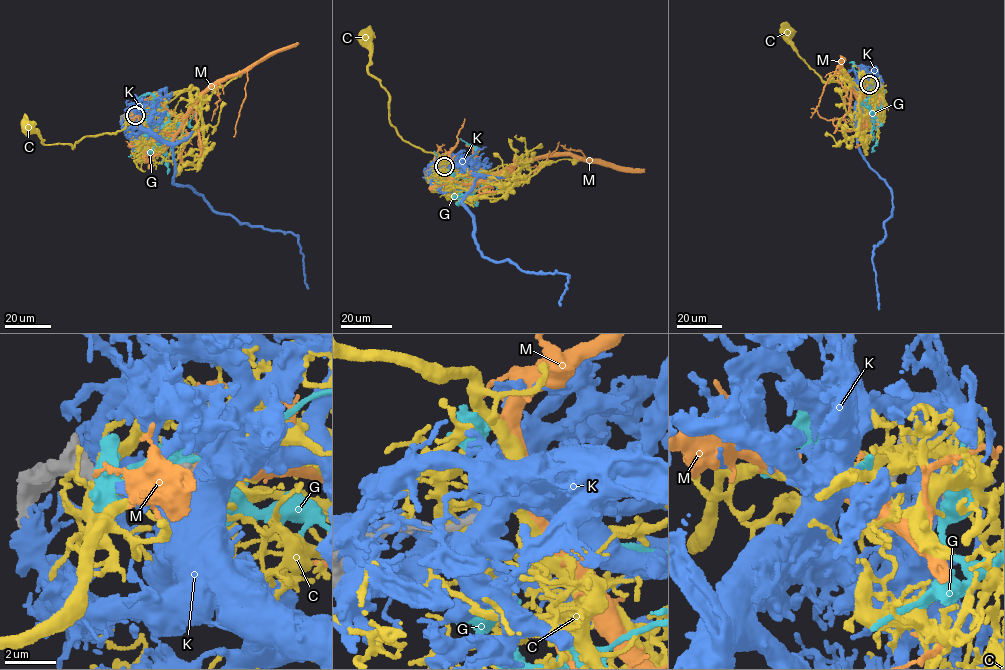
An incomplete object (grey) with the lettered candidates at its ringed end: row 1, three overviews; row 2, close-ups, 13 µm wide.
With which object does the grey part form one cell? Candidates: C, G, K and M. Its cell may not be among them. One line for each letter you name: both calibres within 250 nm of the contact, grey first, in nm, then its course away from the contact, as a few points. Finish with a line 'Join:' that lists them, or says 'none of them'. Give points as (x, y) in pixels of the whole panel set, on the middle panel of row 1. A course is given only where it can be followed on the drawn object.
Join: none of them

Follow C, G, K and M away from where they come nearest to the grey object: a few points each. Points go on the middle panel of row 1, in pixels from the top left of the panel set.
C: (442, 166), (439, 154), (413, 146), (390, 123), (389, 98), (369, 73), (371, 53), (364, 36)
G: (443, 167), (478, 175), (477, 181), (481, 187), (470, 192), (462, 189), (454, 173), (438, 165), (434, 150)
K: (444, 166), (476, 176), (463, 201), (483, 256), (524, 271), (564, 273), (559, 306)
M: (444, 166), (457, 187), (471, 189), (506, 167), (563, 155), (584, 158), (580, 151), (561, 144)

